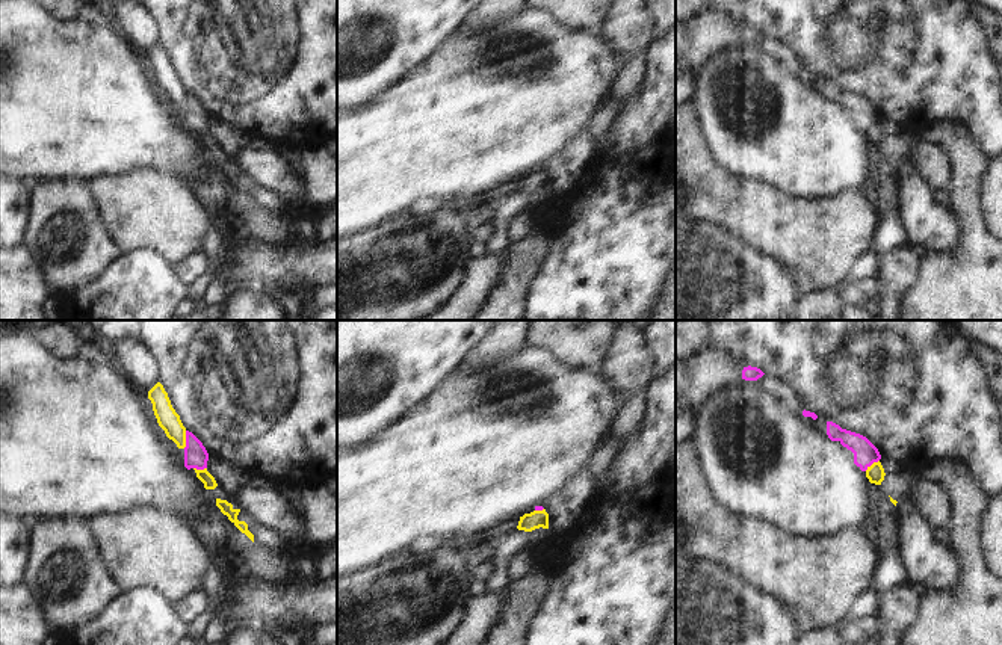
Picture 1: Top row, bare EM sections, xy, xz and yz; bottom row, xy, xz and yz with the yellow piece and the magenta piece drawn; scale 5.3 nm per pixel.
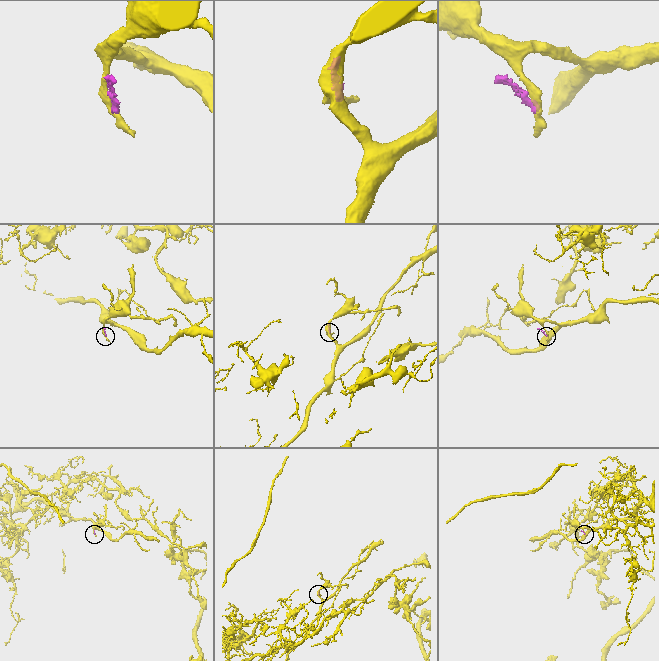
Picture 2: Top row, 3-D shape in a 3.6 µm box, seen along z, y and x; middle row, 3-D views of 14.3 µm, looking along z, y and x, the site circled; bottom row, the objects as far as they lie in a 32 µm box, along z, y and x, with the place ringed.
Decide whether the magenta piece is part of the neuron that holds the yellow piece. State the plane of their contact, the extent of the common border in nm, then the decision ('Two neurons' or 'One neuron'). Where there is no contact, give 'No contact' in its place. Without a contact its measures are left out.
Touches yellow in xy. Shared border 100 nm. Two neurons.

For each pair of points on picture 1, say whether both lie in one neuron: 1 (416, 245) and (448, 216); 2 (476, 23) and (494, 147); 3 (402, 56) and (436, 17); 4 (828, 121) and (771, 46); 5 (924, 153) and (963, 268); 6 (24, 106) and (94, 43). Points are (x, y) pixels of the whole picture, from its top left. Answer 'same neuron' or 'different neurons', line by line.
1: same neuron
2: different neurons
3: same neuron
4: different neurons
5: different neurons
6: same neuron

